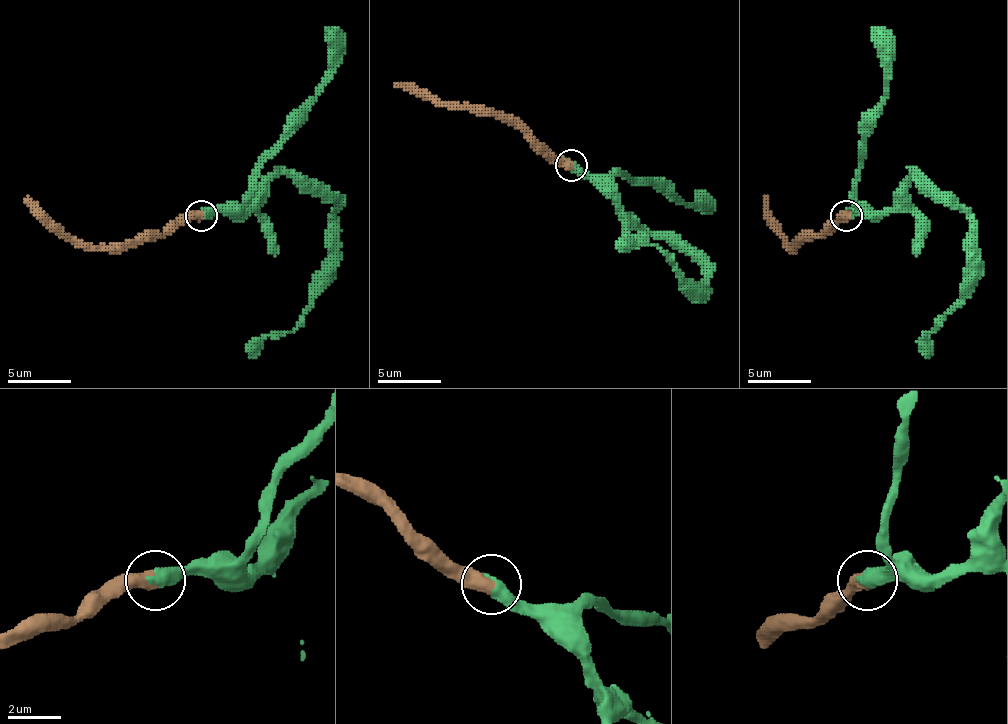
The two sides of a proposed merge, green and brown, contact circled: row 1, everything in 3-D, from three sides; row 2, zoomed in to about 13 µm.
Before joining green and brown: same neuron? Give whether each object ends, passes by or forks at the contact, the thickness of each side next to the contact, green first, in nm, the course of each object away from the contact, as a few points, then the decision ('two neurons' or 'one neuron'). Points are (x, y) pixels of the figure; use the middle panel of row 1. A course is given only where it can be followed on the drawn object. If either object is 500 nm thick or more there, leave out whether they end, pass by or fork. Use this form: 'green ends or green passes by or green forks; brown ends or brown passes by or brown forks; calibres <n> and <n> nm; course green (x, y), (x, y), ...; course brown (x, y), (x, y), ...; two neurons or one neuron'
calibres 550 and 600 nm; course green (572, 166), (651, 235), (683, 248), (705, 289), (689, 286), (654, 245), (619, 245); course brown (572, 166), (550, 159), (515, 124), (493, 115), (448, 108), (394, 83); one neuron

